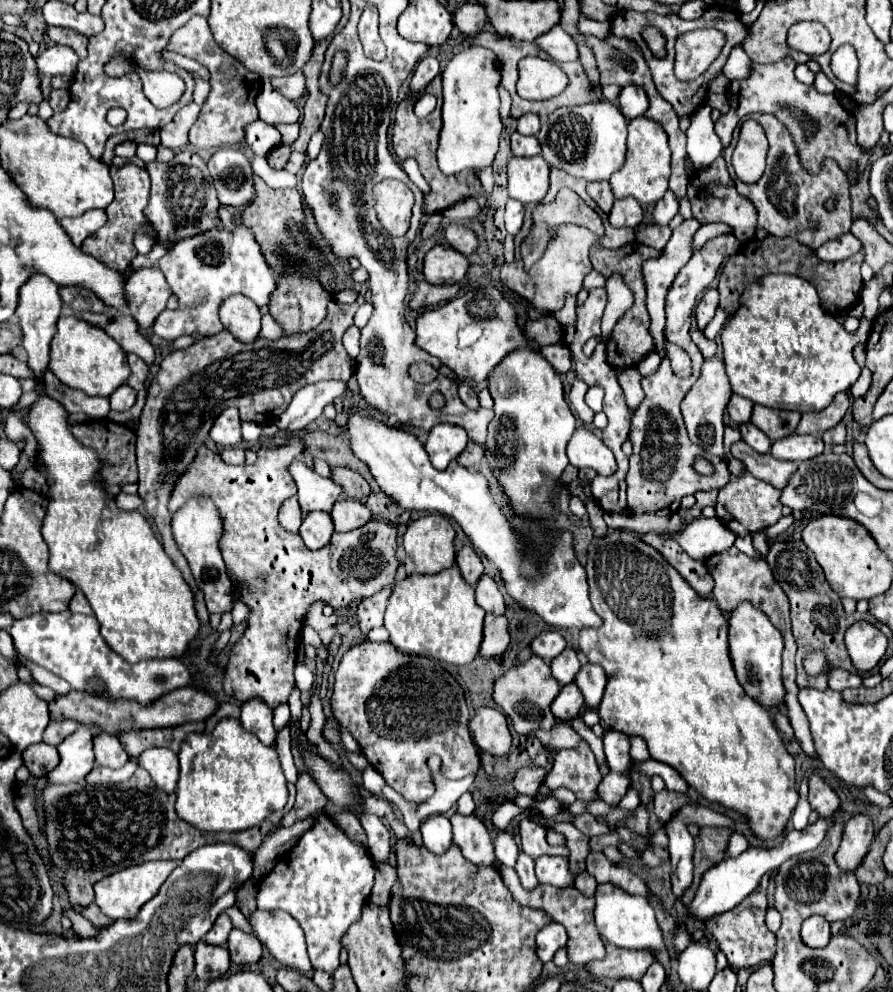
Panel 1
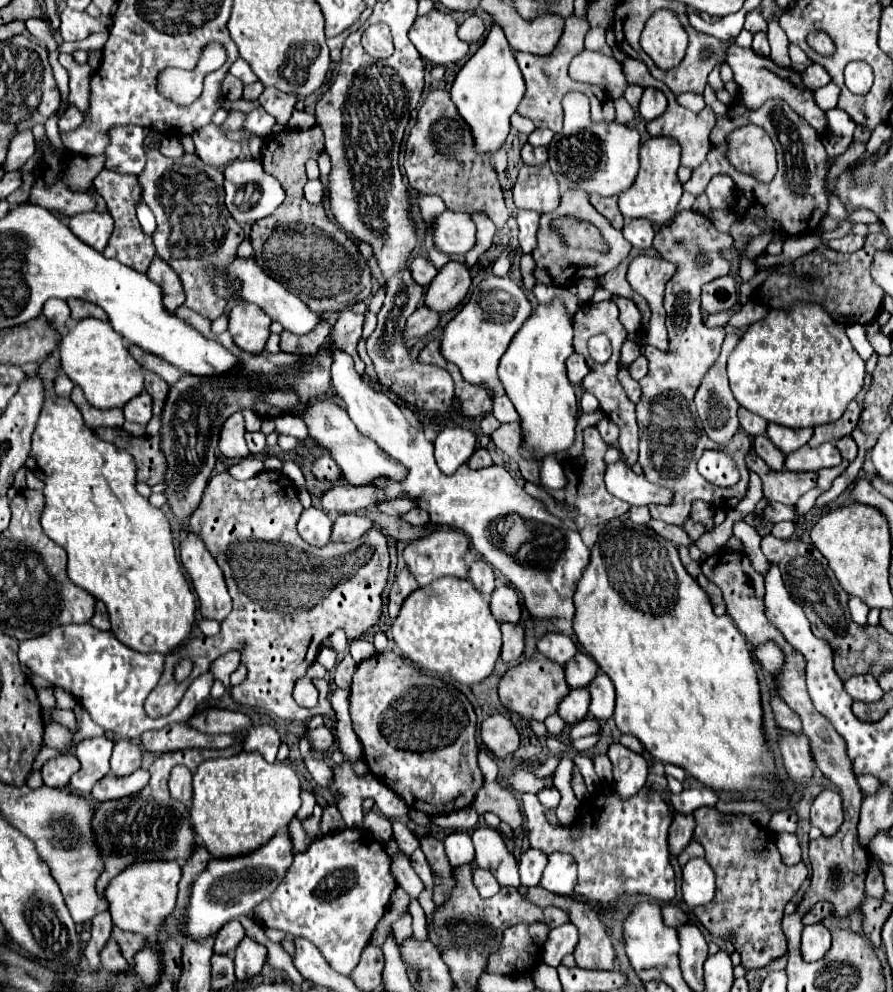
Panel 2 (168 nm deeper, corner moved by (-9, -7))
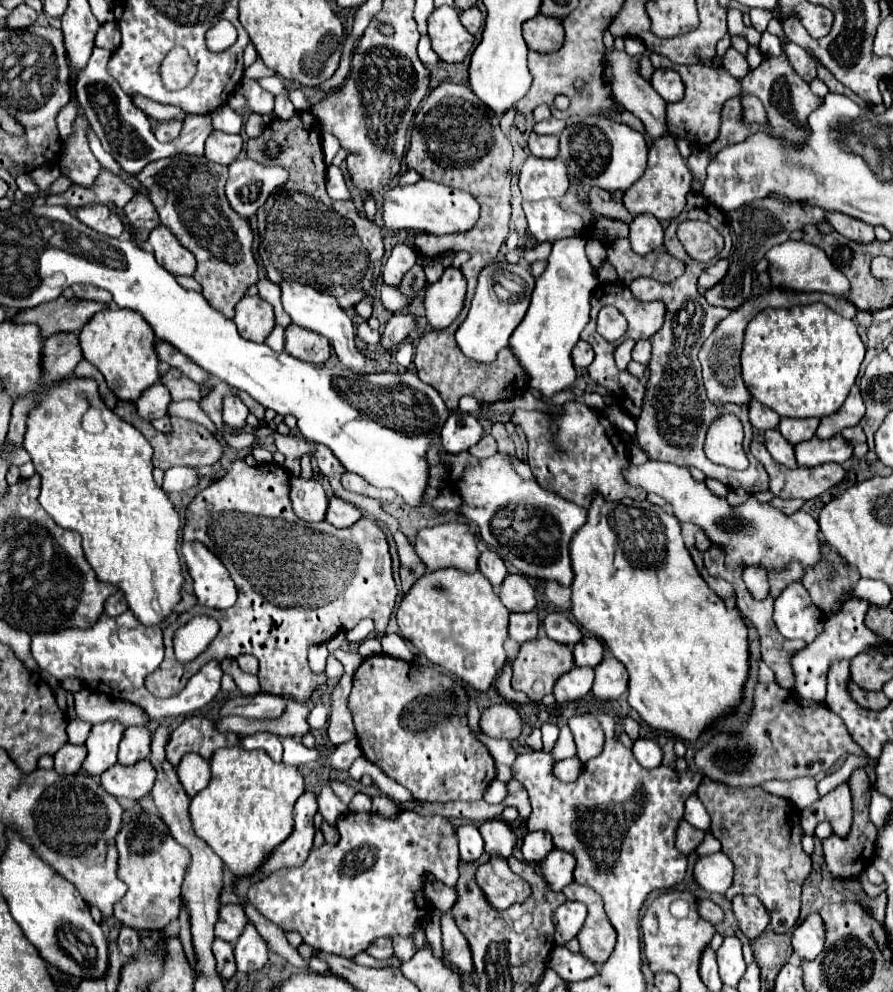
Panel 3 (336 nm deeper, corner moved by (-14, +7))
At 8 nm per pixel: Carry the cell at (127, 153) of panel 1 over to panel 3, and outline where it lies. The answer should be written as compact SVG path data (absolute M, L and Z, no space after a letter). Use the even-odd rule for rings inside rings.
M132 97L132 101L138 109L148 113L148 117L152 117L154 121L168 121L168 119L182 121L188 115L188 113L182 113L182 109L178 109L178 107L164 107L164 105L150 101L146 97Z

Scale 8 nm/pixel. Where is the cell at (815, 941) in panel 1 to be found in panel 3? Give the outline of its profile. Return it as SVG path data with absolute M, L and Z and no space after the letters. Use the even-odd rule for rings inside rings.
M818 913L808 915L792 935L792 949L794 955L800 961L812 961L824 947L826 931L824 931L824 921Z

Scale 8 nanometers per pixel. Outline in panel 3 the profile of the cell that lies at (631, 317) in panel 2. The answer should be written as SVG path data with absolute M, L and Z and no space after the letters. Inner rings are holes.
M690 193L688 195L688 203L686 209L674 219L670 221L668 229L666 229L666 241L664 241L664 249L666 253L680 257L686 263L686 271L682 277L678 277L672 283L658 283L654 279L634 279L630 283L630 291L634 293L634 297L638 297L638 301L651 302L662 301L666 305L666 321L662 325L660 331L656 331L650 337L652 343L652 359L650 359L650 379L646 383L646 395L644 395L644 405L642 405L642 413L636 419L638 425L638 445L648 453L648 457L656 459L656 461L668 461L674 465L694 465L700 471L706 473L706 477L714 477L718 481L722 481L726 487L744 487L750 495L758 493L758 491L766 491L768 489L768 475L762 467L762 463L754 457L750 457L750 467L746 471L732 471L728 467L718 467L716 463L712 463L706 455L704 455L704 435L710 427L710 423L722 413L722 407L728 407L744 425L744 439L746 445L752 439L752 425L748 421L748 405L714 405L708 397L706 397L706 389L702 383L702 373L700 373L700 361L698 361L698 351L702 347L702 343L706 341L706 337L714 331L714 327L730 313L728 309L718 309L708 305L708 301L704 299L704 295L698 293L698 275L713 265L720 258L728 258L731 254L733 246L732 234L726 215L716 207L710 205L710 201L706 201L700 193ZM682 221L706 221L710 225L716 227L716 231L724 237L726 247L720 251L720 254L708 263L698 263L692 261L682 243L676 237L676 229Z

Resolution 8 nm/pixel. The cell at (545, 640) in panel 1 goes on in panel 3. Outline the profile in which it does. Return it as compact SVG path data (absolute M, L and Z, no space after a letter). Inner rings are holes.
M548 613L546 619L542 621L542 625L544 625L548 637L562 643L562 645L574 647L576 641L582 639L580 627L564 613Z

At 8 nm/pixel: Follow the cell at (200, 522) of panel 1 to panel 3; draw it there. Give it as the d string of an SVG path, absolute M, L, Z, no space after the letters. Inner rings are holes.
M184 543L182 555L194 581L194 595L200 605L228 609L236 603L236 587L228 569L202 543Z

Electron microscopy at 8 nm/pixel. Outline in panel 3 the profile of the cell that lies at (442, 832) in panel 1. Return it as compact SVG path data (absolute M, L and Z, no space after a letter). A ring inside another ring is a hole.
M462 825L458 827L458 839L460 839L460 859L466 863L476 861L484 853L484 841L480 837L480 831L476 825Z

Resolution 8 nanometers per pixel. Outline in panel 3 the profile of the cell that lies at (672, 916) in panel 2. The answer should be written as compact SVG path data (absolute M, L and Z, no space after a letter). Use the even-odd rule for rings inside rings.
M700 899L698 901L698 913L706 919L706 921L712 921L714 925L720 925L724 921L724 911L712 903L710 899Z

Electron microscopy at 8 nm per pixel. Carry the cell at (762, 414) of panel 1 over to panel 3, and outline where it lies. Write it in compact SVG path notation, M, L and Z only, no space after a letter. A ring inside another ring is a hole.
M810 417L810 419L780 419L780 425L778 425L778 431L792 443L792 445L798 445L802 441L808 441L814 437L816 433L816 427L818 427L818 419L816 417Z

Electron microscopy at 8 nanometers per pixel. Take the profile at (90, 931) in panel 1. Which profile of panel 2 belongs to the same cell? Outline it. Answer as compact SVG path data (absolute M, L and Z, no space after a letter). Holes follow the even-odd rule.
M109 939L109 943L101 951L101 967L109 973L121 973L127 969L127 965L129 963L123 959L117 943L113 939Z

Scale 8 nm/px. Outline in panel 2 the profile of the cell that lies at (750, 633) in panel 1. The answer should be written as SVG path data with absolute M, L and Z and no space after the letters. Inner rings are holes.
M761 643L761 647L755 647L755 657L771 675L777 675L777 671L781 671L781 663L785 663L785 653L777 643Z

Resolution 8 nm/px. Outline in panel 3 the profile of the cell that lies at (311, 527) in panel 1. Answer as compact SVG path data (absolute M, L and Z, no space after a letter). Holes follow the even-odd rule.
M290 479L290 501L294 513L304 521L322 521L328 509L324 487L316 479Z

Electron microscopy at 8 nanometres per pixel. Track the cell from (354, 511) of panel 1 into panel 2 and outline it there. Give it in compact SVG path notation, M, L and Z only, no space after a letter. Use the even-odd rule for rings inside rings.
M355 513L337 515L335 521L333 521L333 535L331 535L331 539L349 543L349 541L359 539L371 527L373 527L373 521L369 517L365 517L365 515L355 515Z

